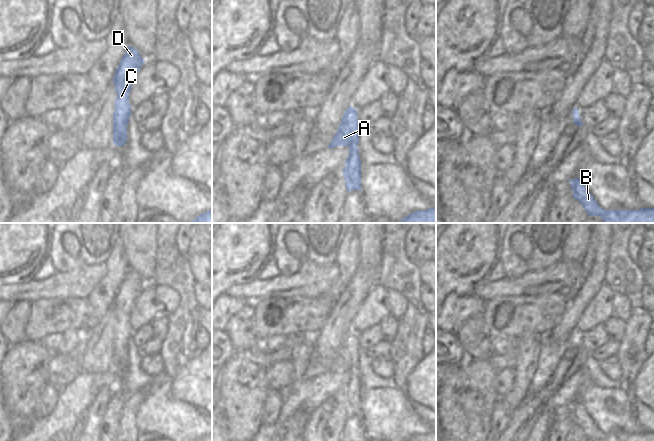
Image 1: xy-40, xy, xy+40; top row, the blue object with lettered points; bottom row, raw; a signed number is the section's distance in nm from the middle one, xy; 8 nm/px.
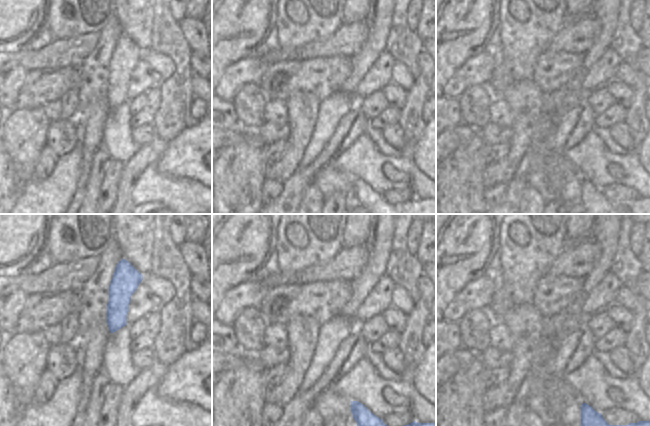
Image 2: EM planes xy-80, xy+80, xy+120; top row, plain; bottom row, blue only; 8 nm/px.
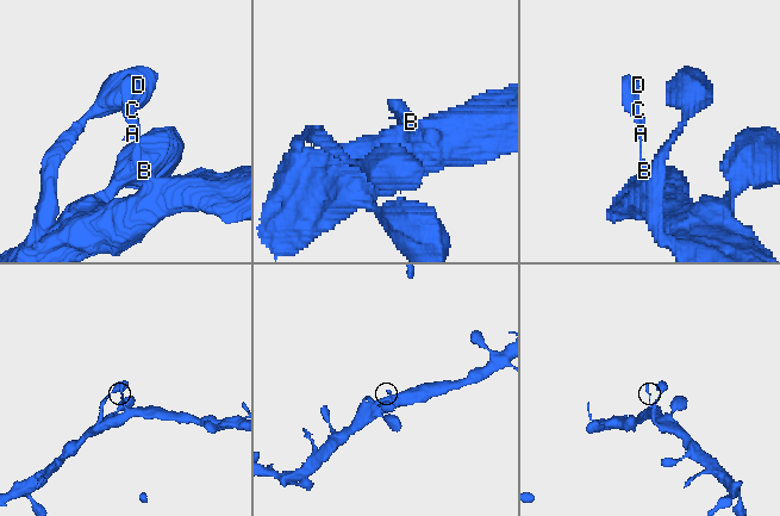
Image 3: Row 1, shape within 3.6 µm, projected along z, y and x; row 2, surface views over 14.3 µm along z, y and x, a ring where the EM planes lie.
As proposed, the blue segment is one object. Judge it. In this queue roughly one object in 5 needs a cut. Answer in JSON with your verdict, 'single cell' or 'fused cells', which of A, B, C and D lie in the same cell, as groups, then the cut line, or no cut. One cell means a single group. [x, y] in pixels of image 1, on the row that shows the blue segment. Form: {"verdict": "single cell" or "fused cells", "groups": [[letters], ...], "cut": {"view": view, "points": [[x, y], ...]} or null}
{"verdict": "single cell", "groups": [["A", "B", "C", "D"]], "cut": null}

